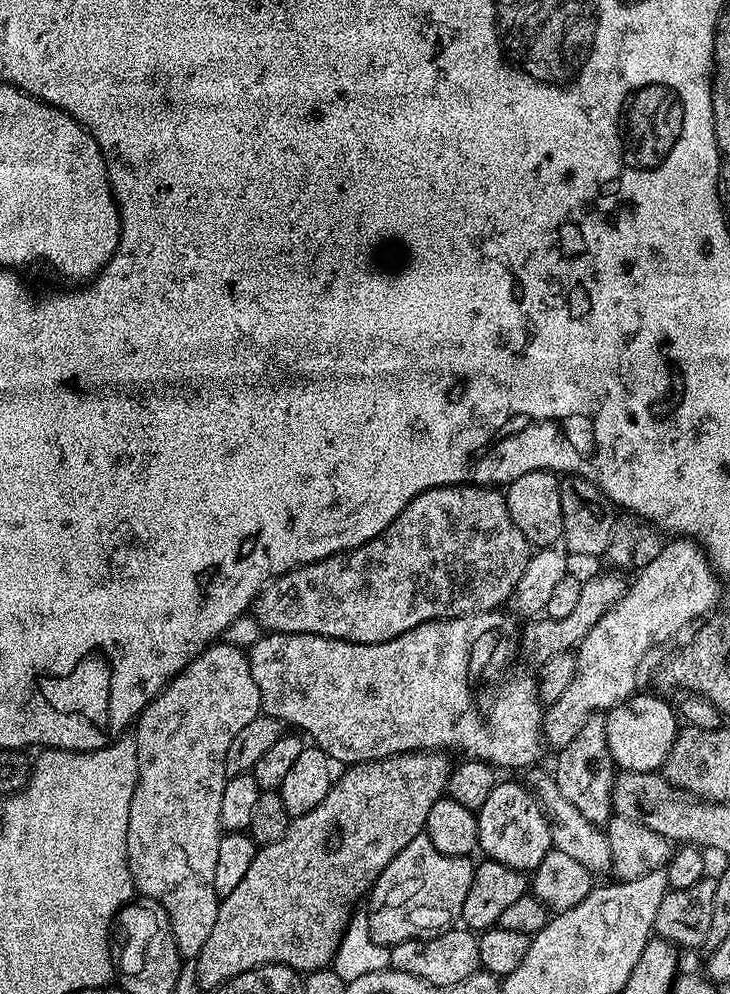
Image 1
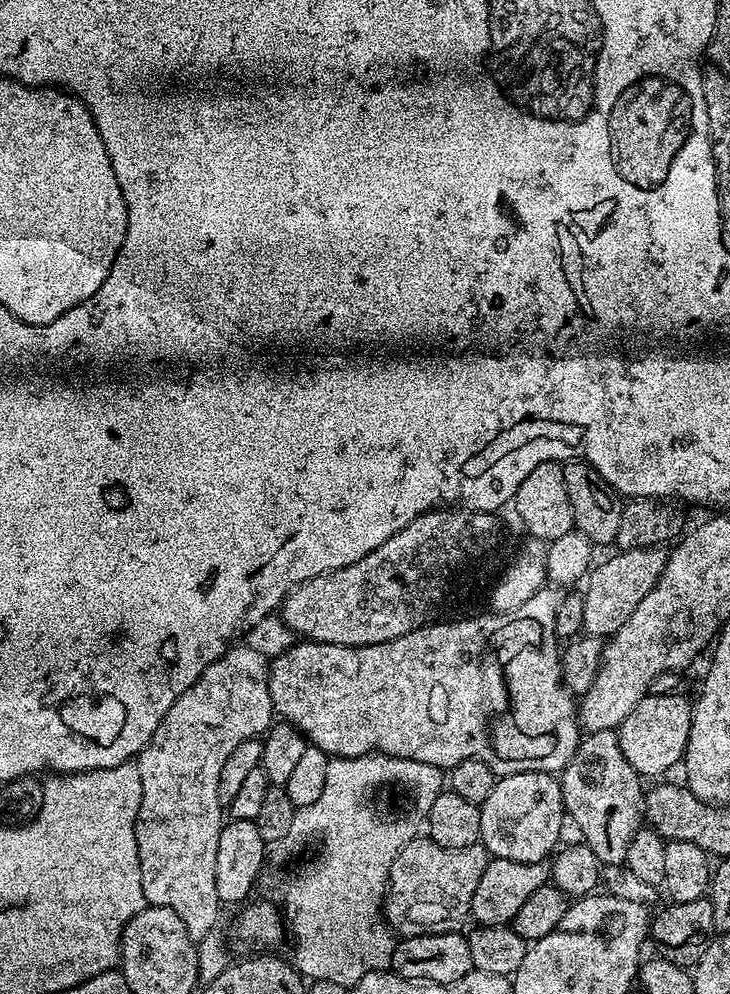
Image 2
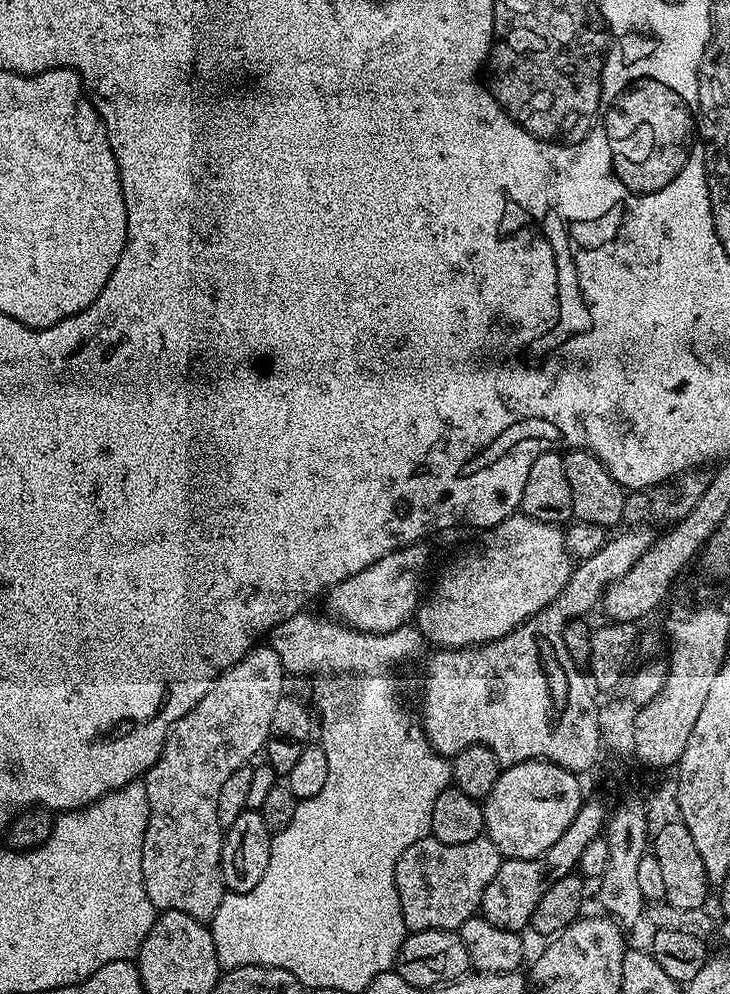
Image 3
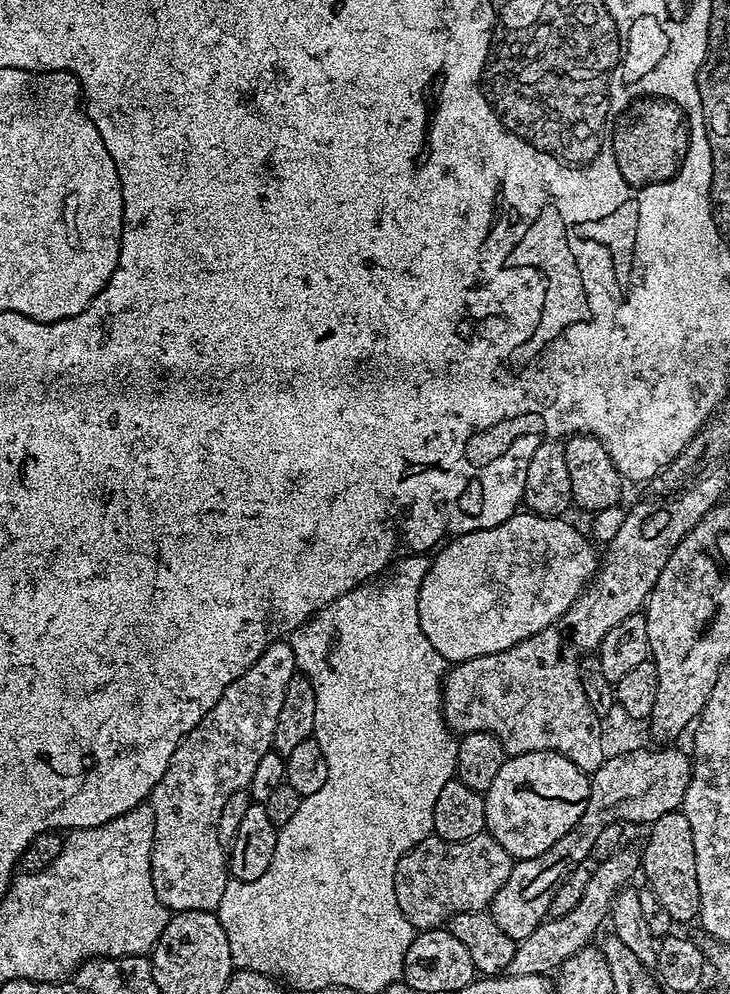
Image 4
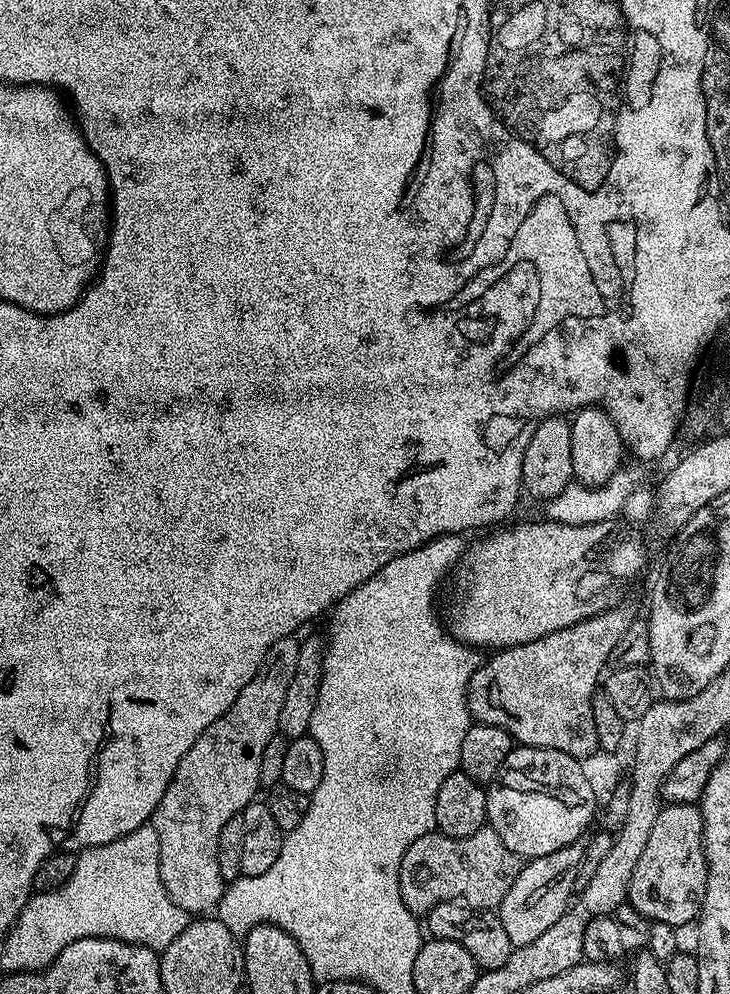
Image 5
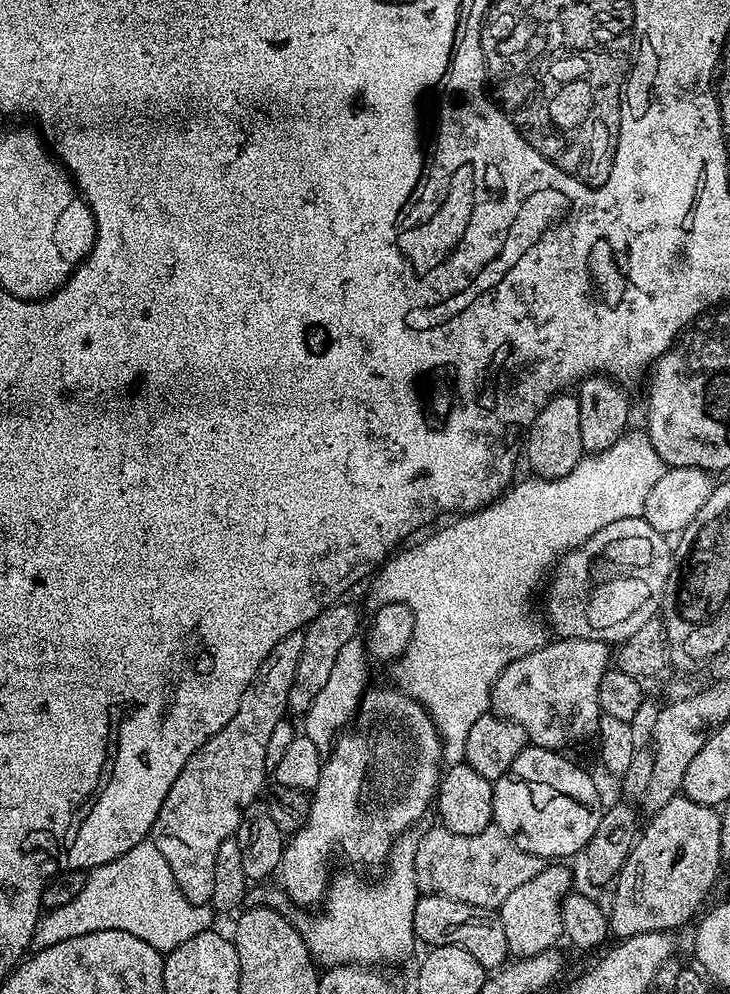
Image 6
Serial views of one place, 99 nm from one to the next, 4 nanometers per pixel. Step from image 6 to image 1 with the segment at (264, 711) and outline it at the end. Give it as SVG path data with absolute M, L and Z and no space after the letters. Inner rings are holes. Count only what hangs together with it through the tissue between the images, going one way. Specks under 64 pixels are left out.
M217 642L212 647L207 648L201 656L194 658L192 661L184 667L180 673L178 673L172 681L165 686L153 700L144 707L144 713L140 716L140 719L135 721L134 735L136 738L136 753L138 754L138 782L136 783L136 789L134 790L134 798L130 802L130 822L128 823L128 833L126 834L126 850L128 851L128 869L132 875L132 883L135 891L140 892L145 901L161 904L166 910L166 914L170 918L170 930L174 934L174 942L178 946L181 957L195 958L199 956L202 946L206 946L206 938L210 938L210 930L214 930L214 918L218 918L218 910L220 909L221 897L216 895L214 890L214 869L218 862L218 842L222 835L222 829L220 826L220 815L222 814L222 790L224 789L224 781L226 779L224 775L224 767L226 766L226 750L230 746L230 742L234 742L234 734L238 734L238 730L242 730L242 726L250 726L250 722L254 722L256 716L261 715L262 705L260 703L260 691L258 690L258 682L254 682L254 674L250 674L250 666L248 665L248 658L243 648L236 648L233 644L225 644L223 642Z

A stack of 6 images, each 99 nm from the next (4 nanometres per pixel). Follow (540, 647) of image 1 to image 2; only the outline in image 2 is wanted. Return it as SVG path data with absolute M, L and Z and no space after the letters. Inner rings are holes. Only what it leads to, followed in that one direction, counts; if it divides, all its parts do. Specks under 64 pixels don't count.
M663 547L625 548L616 550L609 560L601 564L599 561L589 571L582 588L586 606L583 631L590 636L612 637L618 626L622 626L622 622L626 622L626 618L638 610L638 602L642 602L642 598L654 590L667 561L668 552Z

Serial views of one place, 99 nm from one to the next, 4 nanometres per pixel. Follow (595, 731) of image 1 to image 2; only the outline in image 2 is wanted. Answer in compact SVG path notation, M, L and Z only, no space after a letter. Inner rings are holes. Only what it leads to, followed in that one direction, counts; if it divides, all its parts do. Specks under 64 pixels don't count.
M613 730L588 732L558 779L564 811L567 819L576 823L579 839L594 850L603 865L623 865L628 858L630 842L642 827L642 778L634 766L626 762L619 735Z

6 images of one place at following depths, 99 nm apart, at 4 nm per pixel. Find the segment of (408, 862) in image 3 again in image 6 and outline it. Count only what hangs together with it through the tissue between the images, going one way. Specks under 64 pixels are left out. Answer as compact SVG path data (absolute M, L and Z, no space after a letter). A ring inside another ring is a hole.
M442 826L435 827L429 832L426 830L420 832L420 841L414 854L414 878L416 887L421 893L454 898L470 906L496 910L502 902L506 902L506 897L517 886L522 886L522 882L530 882L530 878L534 878L534 874L538 874L545 866L545 857L523 852L495 826L490 826L478 834L454 834Z

